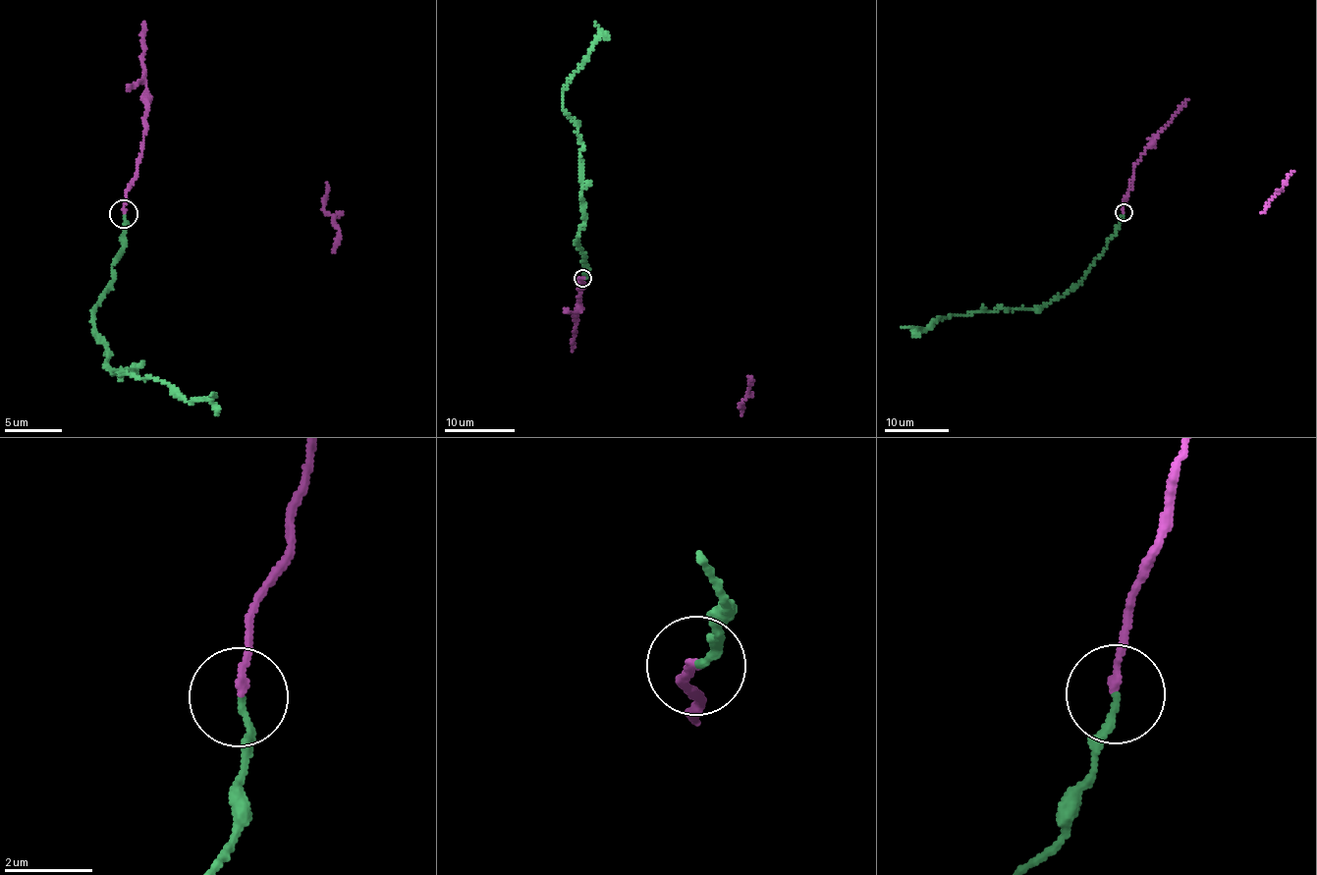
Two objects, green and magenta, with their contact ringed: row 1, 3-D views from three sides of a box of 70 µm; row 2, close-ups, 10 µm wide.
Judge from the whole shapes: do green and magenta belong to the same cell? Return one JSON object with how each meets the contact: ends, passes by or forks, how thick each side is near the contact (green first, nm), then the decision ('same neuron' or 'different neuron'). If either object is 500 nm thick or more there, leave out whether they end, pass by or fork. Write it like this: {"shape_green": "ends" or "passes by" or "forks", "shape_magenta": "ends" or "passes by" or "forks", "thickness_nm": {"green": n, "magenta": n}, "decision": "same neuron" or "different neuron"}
{"shape_green": "ends", "shape_magenta": "ends", "thickness_nm": {"green": 130, "magenta": 160}, "decision": "different neuron"}

